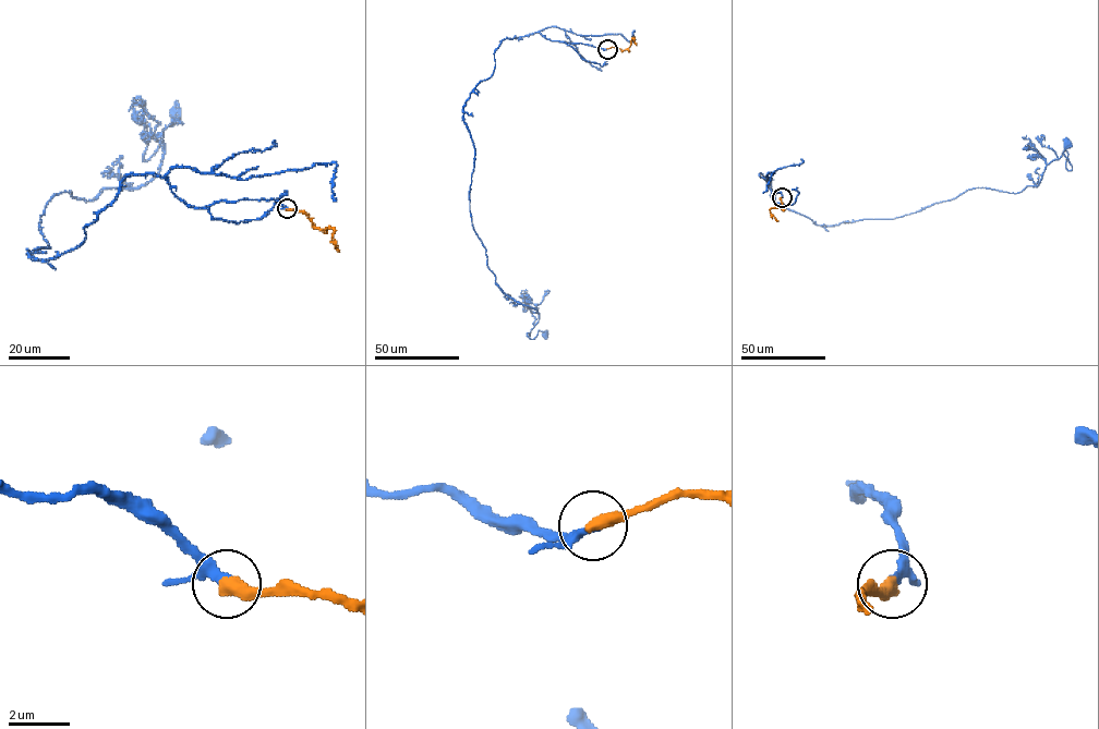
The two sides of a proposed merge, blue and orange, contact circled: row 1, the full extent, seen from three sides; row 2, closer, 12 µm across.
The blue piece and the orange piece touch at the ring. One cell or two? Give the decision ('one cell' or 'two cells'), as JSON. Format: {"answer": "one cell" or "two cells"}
{"answer": "one cell"}

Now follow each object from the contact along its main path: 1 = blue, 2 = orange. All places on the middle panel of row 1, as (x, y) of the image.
1: (606, 49), (504, 39), (463, 108), (472, 225), (495, 283), (539, 314), (527, 333), (545, 335)
2: (606, 49), (626, 50), (633, 37), (637, 45)

